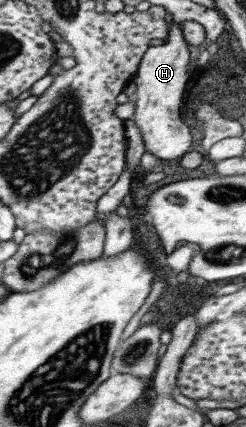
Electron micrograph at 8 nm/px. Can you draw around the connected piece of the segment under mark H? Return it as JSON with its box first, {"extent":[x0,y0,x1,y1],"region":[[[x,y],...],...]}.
{"extent":[133,23,191,159],"region":[[[169,23],[164,44],[152,42],[140,59],[133,77],[136,85],[133,119],[143,138],[144,149],[158,159],[181,158],[189,152],[191,134],[179,118],[179,103],[188,79],[189,49],[181,35],[180,25]]]}

